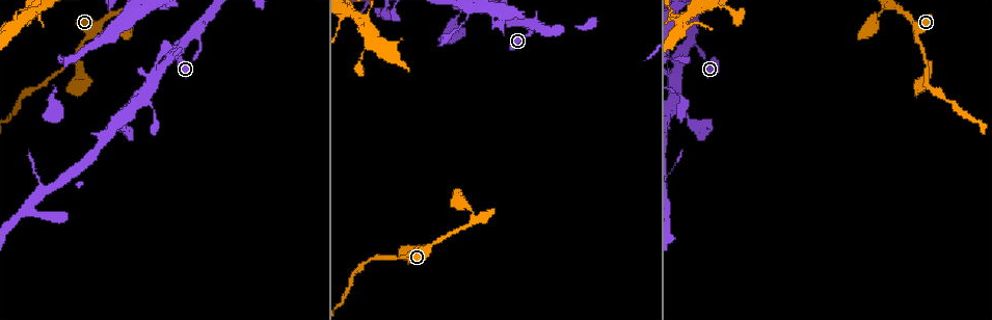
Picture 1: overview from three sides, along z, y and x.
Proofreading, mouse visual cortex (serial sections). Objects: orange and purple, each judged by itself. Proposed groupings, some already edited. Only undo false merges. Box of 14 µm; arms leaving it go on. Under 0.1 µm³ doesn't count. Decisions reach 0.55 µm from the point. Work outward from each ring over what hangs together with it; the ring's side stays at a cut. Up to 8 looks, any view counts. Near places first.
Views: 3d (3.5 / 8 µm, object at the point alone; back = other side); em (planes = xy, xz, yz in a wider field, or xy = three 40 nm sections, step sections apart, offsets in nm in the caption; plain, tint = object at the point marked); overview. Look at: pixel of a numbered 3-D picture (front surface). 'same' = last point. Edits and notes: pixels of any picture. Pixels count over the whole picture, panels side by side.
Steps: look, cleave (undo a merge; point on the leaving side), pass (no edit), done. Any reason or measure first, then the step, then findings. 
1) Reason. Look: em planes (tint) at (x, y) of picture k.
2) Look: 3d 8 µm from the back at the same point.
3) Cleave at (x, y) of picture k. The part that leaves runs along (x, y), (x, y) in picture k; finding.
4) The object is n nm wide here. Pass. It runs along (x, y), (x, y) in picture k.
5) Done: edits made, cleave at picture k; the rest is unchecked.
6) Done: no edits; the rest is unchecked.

Look: 3d 3.5 µm at (926, 55) of picture 1.

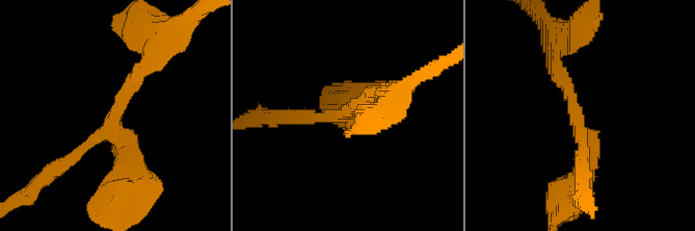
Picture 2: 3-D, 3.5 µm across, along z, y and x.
3 arms meet here; the arms are 200, 200, 300 nm wide; shape alone is not enough. Look: em xy step 5 (tint) at (580, 122) of picture 2.

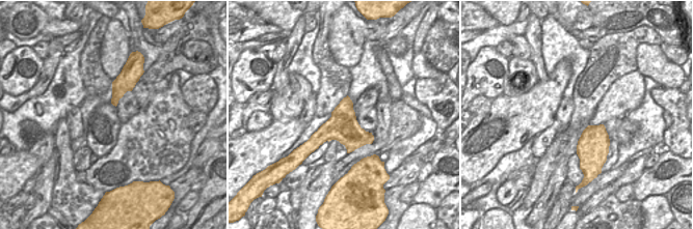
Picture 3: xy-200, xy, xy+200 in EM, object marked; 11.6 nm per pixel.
Pass. It runs along (143, 68), (111, 122), (121, 183) in picture 2; all the same cell.

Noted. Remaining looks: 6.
Thick turns thin. Look: 3d 3.5 µm at (466, 207) of picture 1.

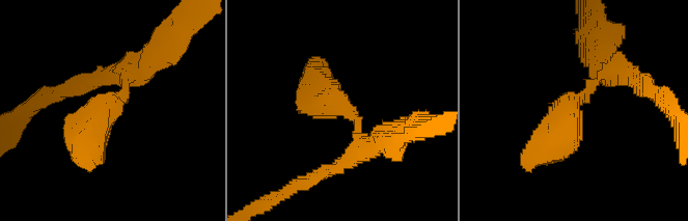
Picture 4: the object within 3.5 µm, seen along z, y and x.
The arms are 200, 500 nm wide; need the tissue. Look: em xy step 3 (tint) at (104, 109) of picture 4.

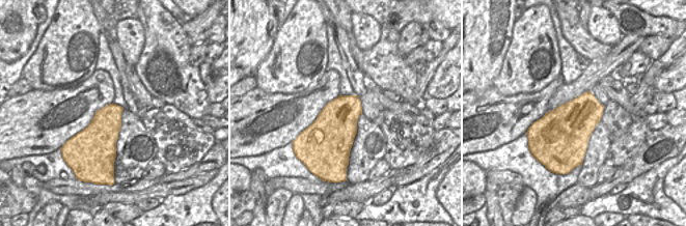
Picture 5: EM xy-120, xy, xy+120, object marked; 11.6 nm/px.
The object is 500 nm wide here. Pass. It runs along (618, 72), (576, 98), (563, 130), (533, 155) in picture 4; all the same cell.

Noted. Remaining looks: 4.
Side arm on a straight run. Look: 3d 3.5 µm at (677, 53) of picture 1.

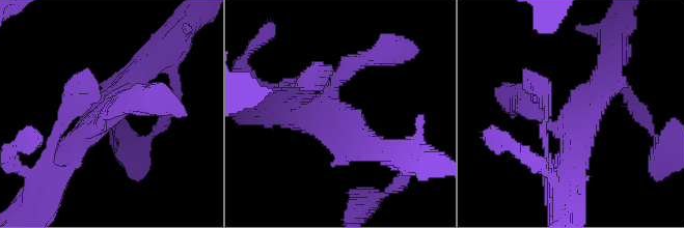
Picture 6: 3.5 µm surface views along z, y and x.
3 arms meet here; the arms are 200, 350, 350 nm wide. Look: em planes (plain) at (330, 115) of picture 6.

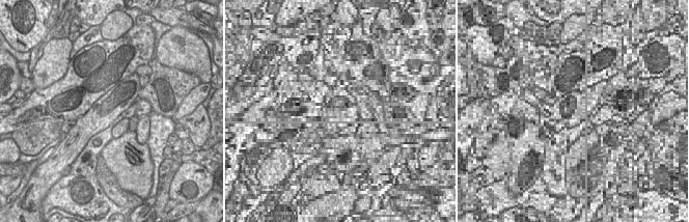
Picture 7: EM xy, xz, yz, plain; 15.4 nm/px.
With the object marked. Look: em planes (tint) at the same point.

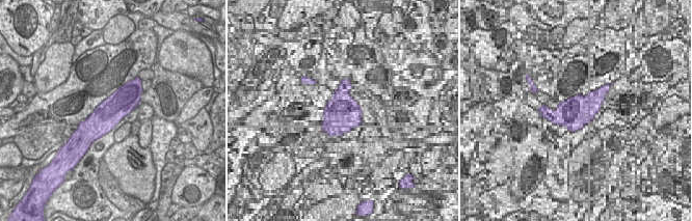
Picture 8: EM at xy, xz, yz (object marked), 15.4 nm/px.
Pass. It runs along (140, 74), (51, 175) in picture 6; one cell here.

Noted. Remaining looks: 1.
Done: no edits; the rest is unchecked.

